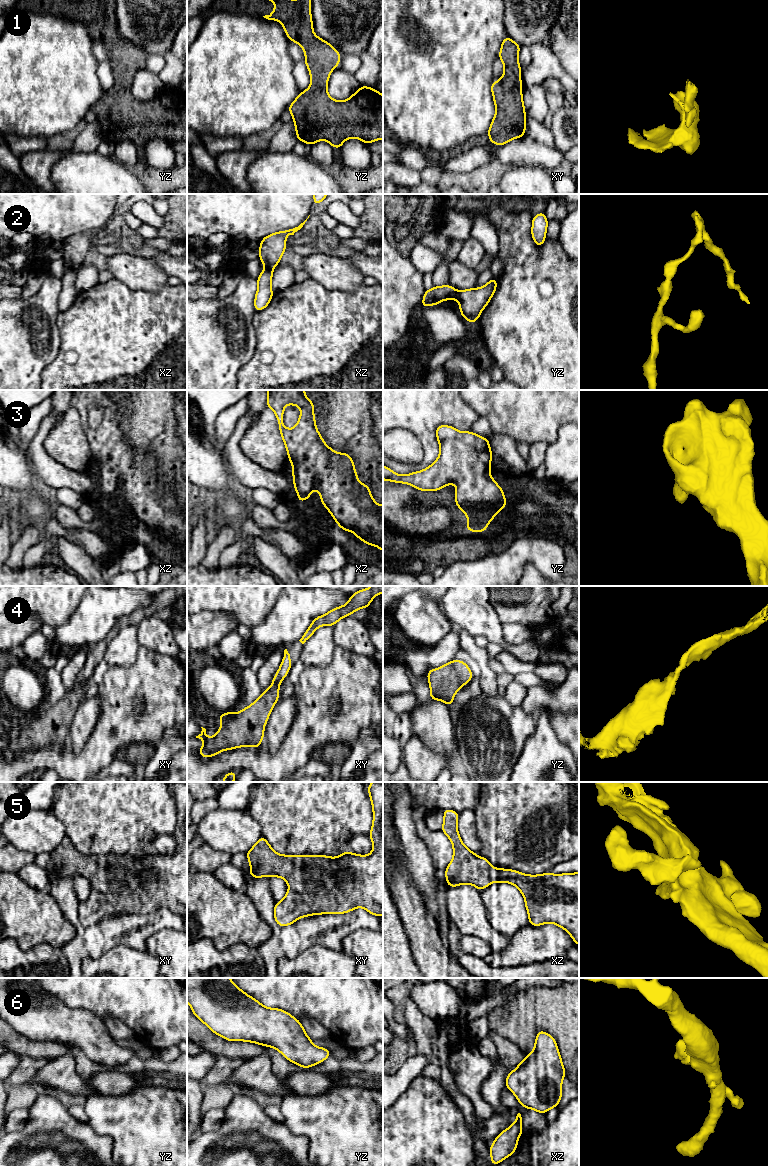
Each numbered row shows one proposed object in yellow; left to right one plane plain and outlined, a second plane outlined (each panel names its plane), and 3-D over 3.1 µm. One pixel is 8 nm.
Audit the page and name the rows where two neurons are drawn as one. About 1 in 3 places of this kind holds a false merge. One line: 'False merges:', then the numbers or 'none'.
False merges: 2

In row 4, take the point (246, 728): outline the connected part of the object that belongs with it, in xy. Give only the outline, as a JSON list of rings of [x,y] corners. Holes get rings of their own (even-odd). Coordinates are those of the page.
[[[285,649],[282,663],[273,677],[272,685],[239,713],[234,713],[232,710],[219,714],[217,718],[221,720],[220,729],[212,738],[208,738],[206,729],[201,727],[202,731],[196,738],[204,741],[203,747],[197,749],[203,758],[215,756],[223,750],[244,746],[258,748],[261,745],[265,724],[280,697],[279,686],[292,667],[290,660],[291,656]]]

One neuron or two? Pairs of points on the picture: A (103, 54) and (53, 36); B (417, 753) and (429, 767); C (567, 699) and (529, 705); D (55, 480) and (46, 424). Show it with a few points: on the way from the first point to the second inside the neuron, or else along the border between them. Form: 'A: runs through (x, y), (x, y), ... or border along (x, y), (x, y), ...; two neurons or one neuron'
A: border along (94, 41), (92, 53), (102, 63); two neurons
B: runs through (418, 756), (426, 764); one neuron
C: runs through (558, 699), (538, 699); one neuron
D: runs through (44, 466), (38, 458), (39, 438); one neuron

